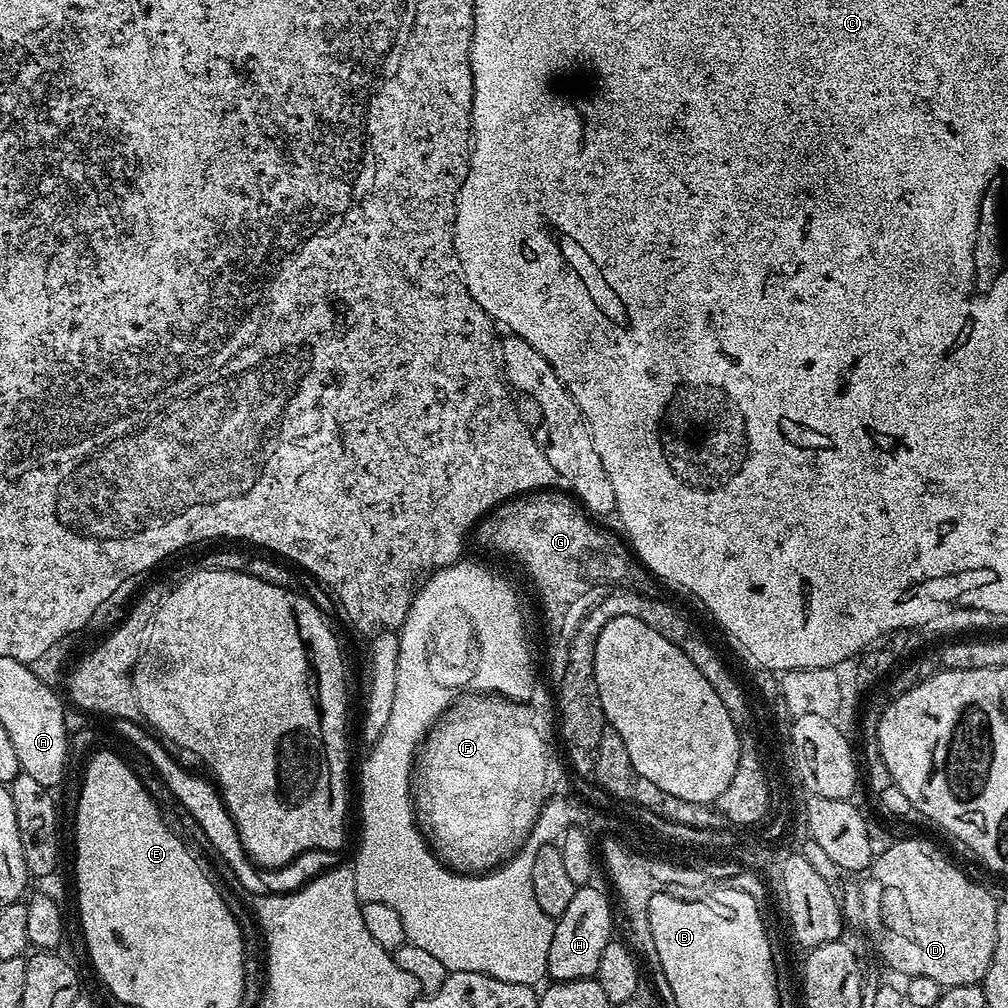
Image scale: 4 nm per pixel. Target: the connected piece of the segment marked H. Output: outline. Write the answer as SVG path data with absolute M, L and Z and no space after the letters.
M597 886L577 887L570 906L555 917L550 942L550 958L547 975L553 981L586 980L595 977L602 950L614 939L612 932L612 904L608 896Z

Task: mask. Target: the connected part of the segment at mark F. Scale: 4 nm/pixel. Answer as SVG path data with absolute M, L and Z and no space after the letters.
M467 694L461 696L455 703L448 706L447 711L441 713L436 723L429 728L427 737L420 745L414 767L412 769L412 806L416 814L416 823L420 835L428 841L436 859L446 868L456 874L487 874L505 864L520 851L520 847L528 840L538 814L547 804L568 788L569 769L562 759L561 749L558 747L558 736L548 725L548 720L533 705L519 700L509 700L507 696L491 694Z

